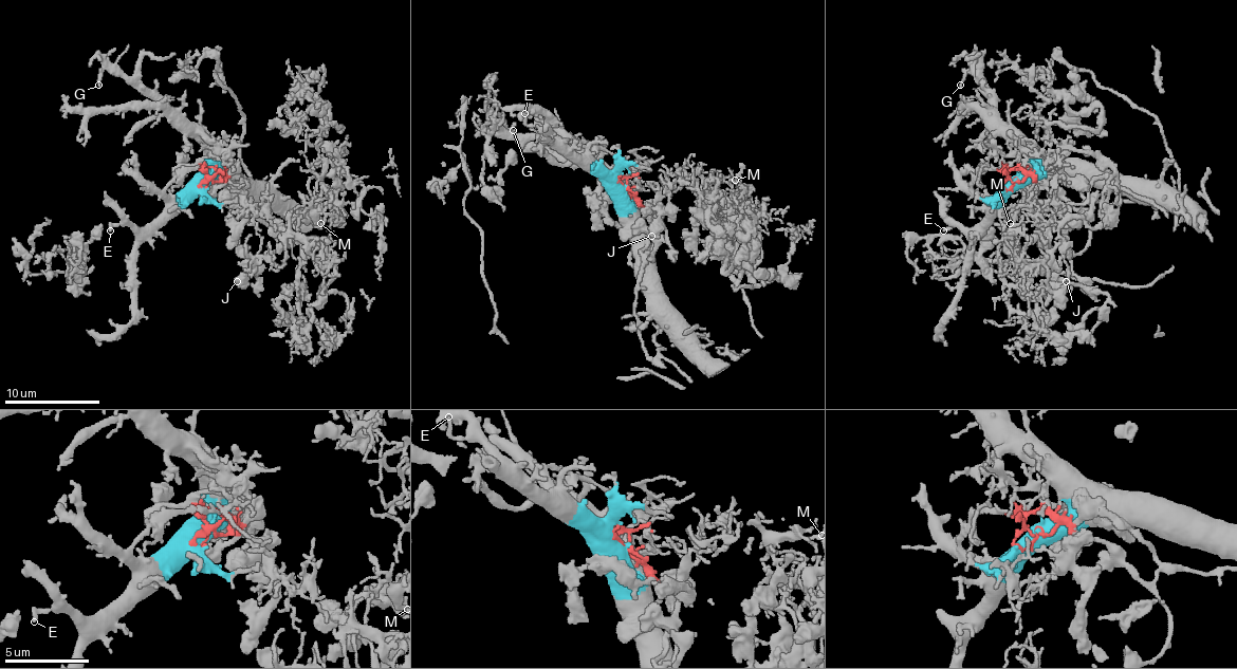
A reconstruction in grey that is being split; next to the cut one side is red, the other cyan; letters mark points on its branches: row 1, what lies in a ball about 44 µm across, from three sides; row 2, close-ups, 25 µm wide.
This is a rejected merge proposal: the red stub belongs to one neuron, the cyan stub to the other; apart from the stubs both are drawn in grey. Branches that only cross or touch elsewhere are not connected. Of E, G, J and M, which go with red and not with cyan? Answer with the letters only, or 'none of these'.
J, M

